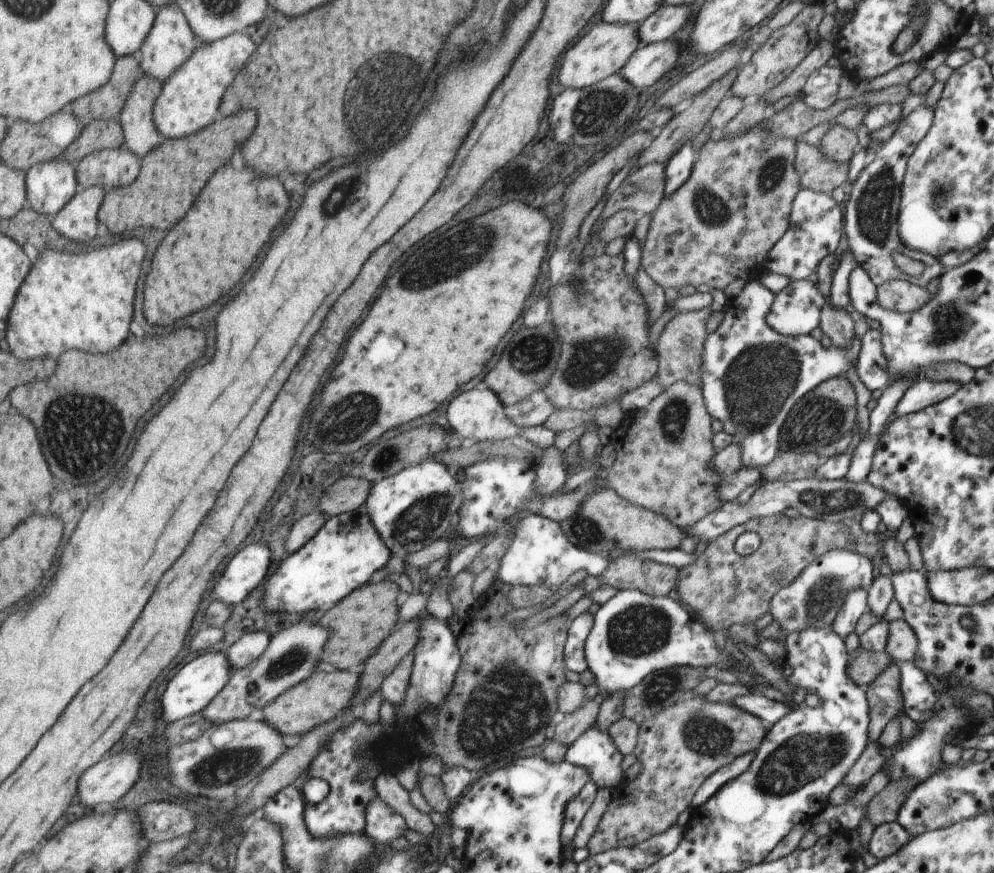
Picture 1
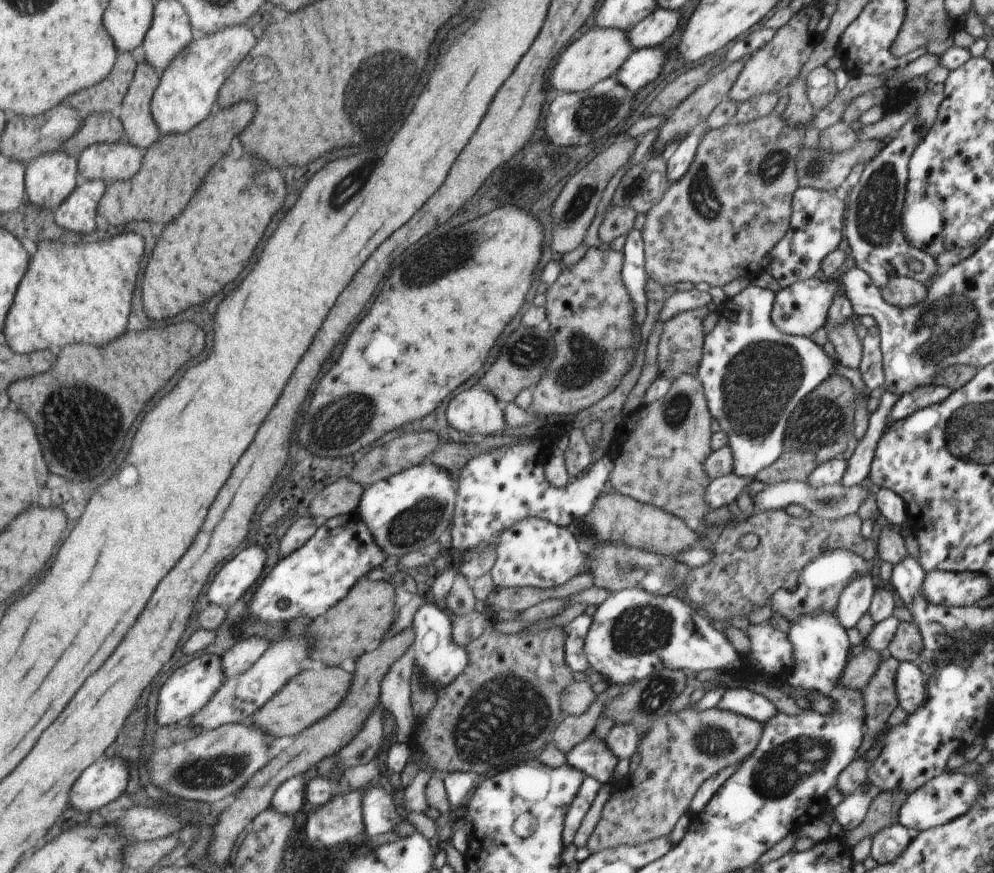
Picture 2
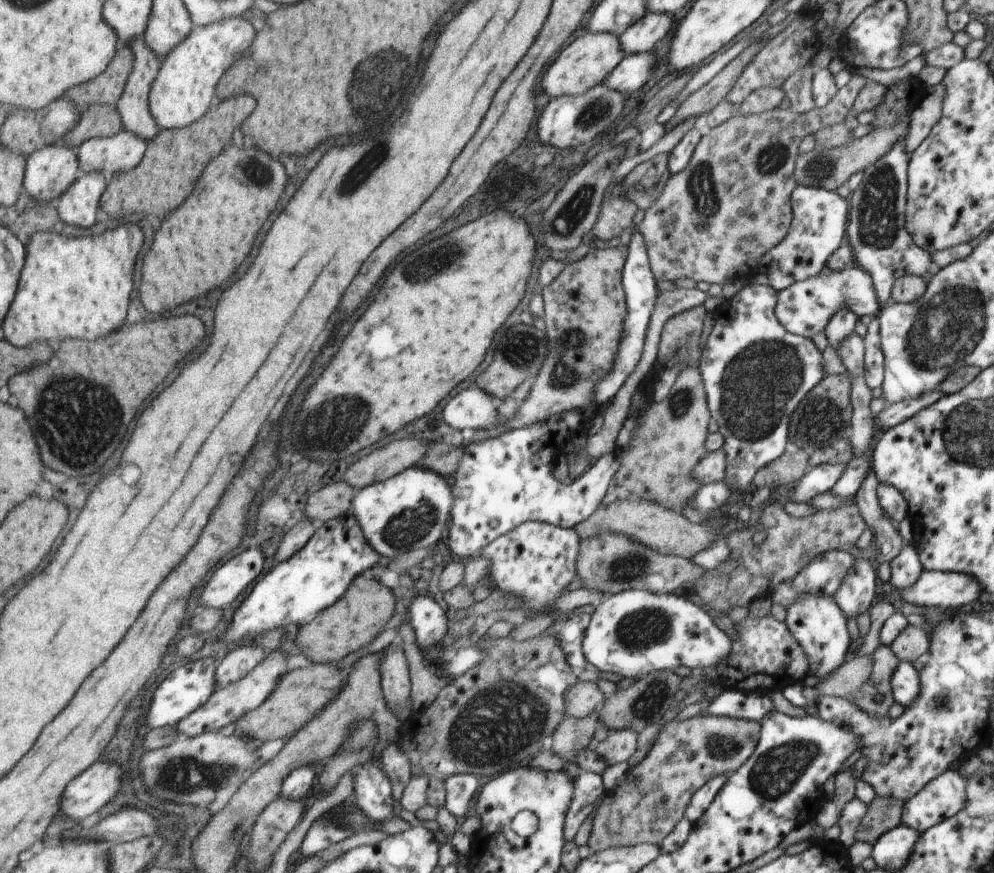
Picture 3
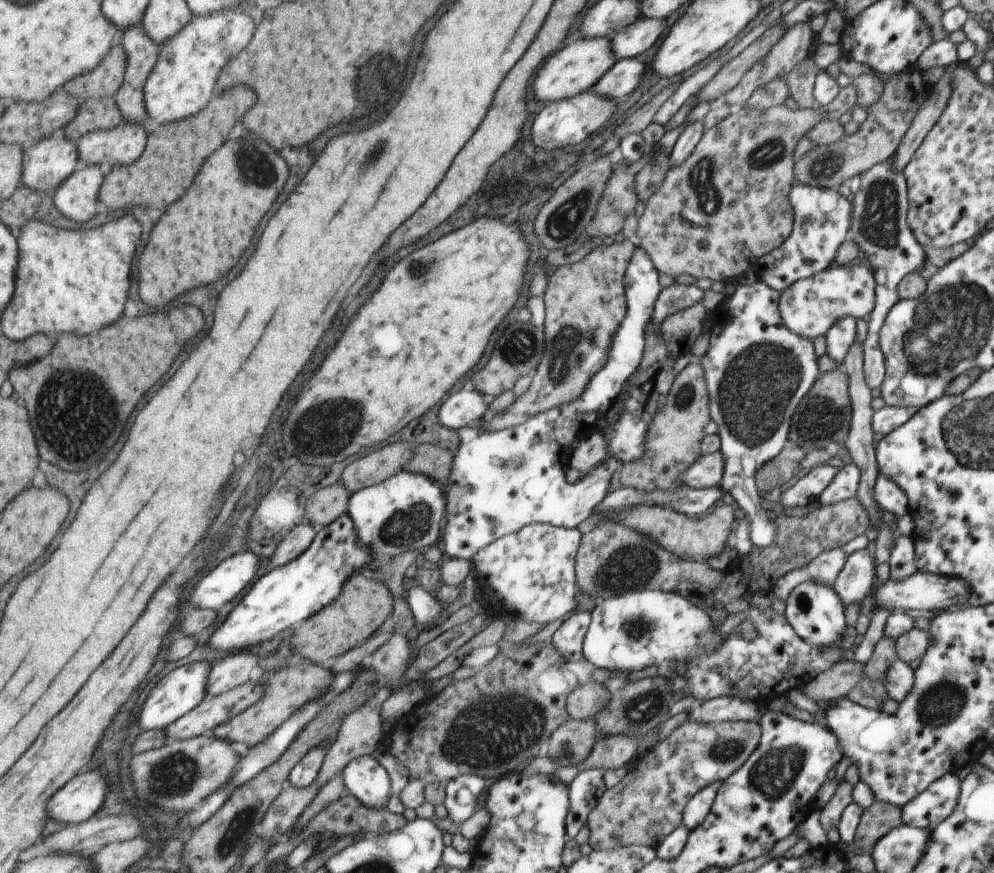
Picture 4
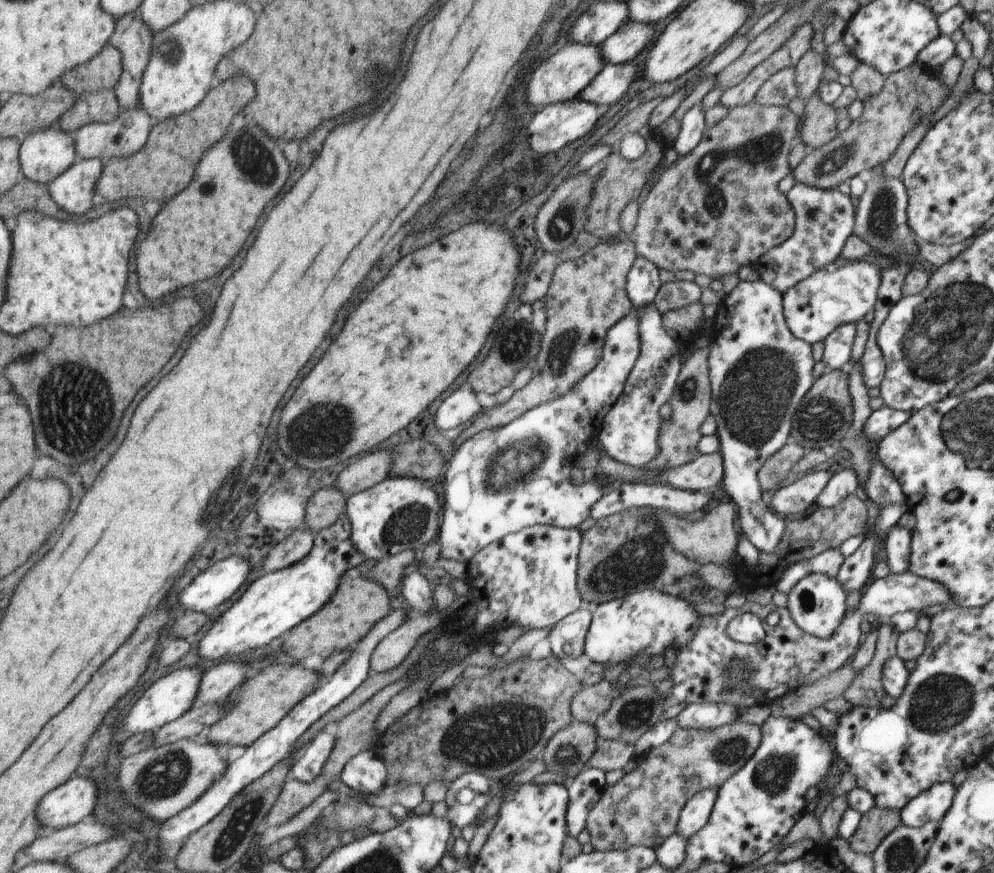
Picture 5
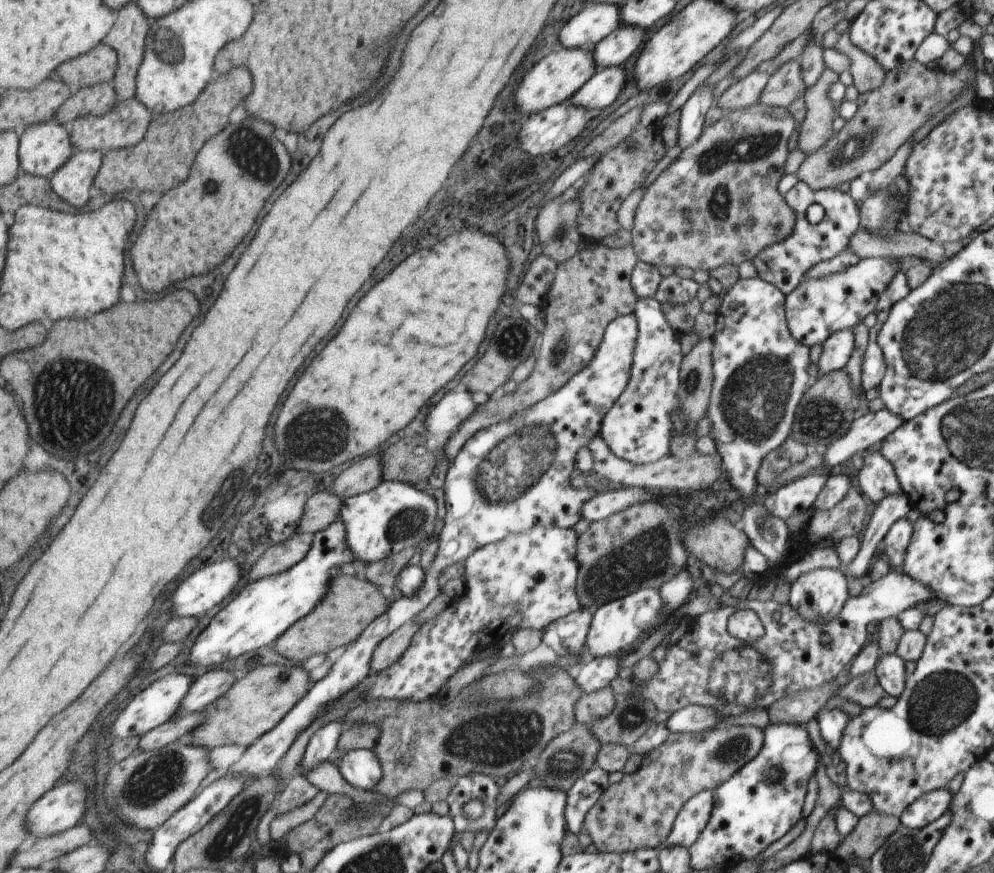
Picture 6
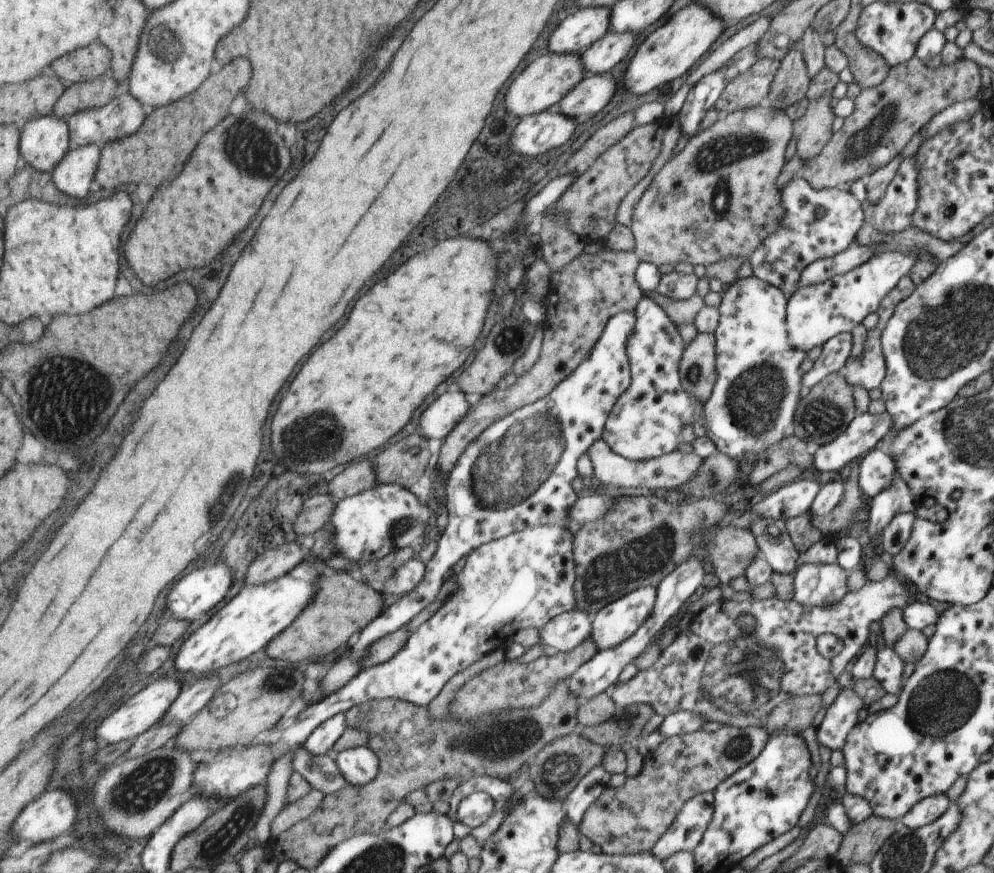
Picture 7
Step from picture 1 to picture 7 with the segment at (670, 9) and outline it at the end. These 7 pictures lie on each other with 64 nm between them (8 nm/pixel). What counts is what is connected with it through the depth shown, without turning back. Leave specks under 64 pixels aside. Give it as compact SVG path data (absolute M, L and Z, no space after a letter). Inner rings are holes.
M608 31L580 55L588 75L600 75L613 70L618 62L630 54L634 44L636 36L632 32Z

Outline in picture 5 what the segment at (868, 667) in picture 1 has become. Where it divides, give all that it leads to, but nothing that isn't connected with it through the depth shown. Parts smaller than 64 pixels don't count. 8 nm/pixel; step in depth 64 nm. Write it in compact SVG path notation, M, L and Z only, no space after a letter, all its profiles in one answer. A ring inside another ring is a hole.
M844 664L839 671L832 672L818 683L800 687L797 691L784 696L783 699L770 704L771 715L801 721L805 715L811 714L814 708L842 696L856 676L856 670L852 668L852 665Z

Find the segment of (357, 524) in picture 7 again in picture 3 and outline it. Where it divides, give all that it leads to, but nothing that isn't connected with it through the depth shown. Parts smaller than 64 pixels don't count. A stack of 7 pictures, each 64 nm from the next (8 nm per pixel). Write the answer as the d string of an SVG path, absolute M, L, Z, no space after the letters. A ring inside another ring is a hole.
M410 467L385 481L358 490L350 514L356 517L376 552L394 559L406 552L436 544L450 520L455 496L442 474L424 467Z

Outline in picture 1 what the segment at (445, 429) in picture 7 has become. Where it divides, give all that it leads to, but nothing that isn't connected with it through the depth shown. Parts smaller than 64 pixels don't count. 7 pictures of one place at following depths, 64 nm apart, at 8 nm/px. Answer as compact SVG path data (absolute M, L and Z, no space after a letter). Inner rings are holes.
M488 386L472 388L472 390L466 390L460 396L456 396L448 406L448 422L454 432L475 441L506 440L519 435L544 450L555 444L556 432L548 430L543 424L533 427L517 427L509 418L506 418L500 397Z

